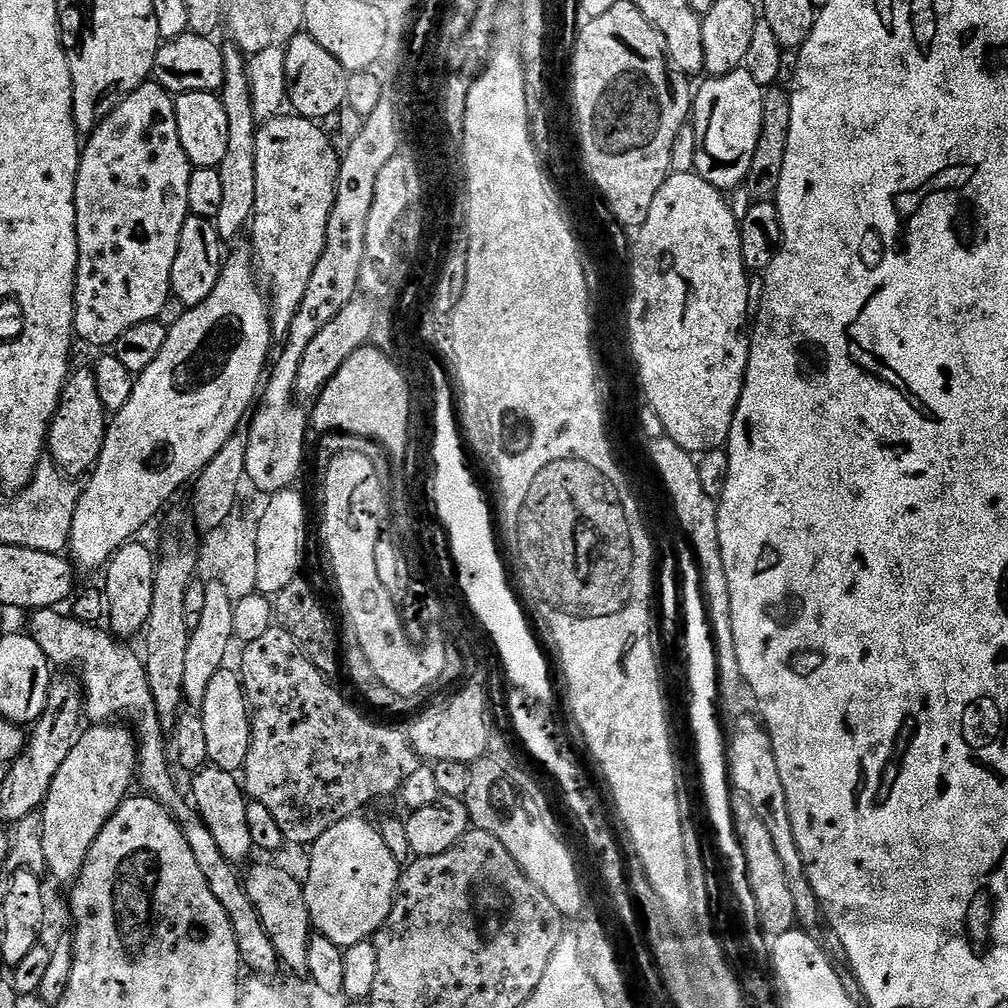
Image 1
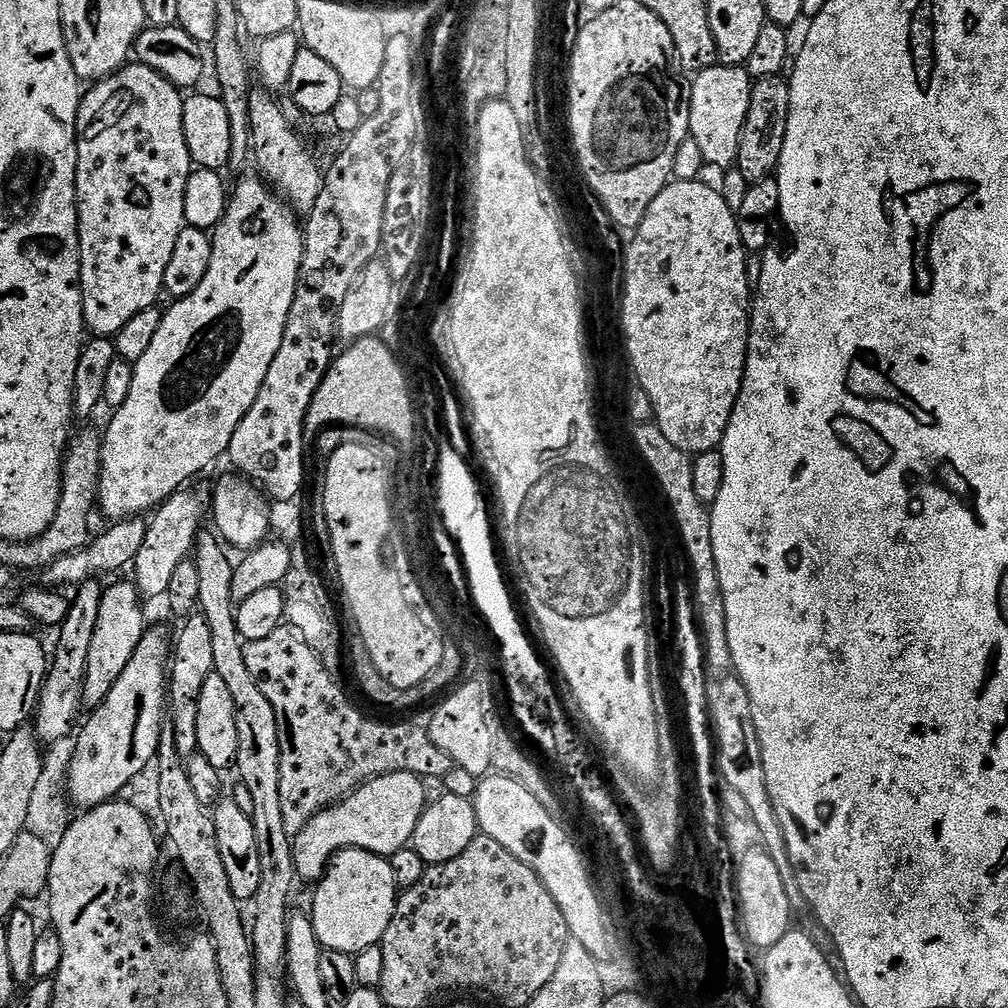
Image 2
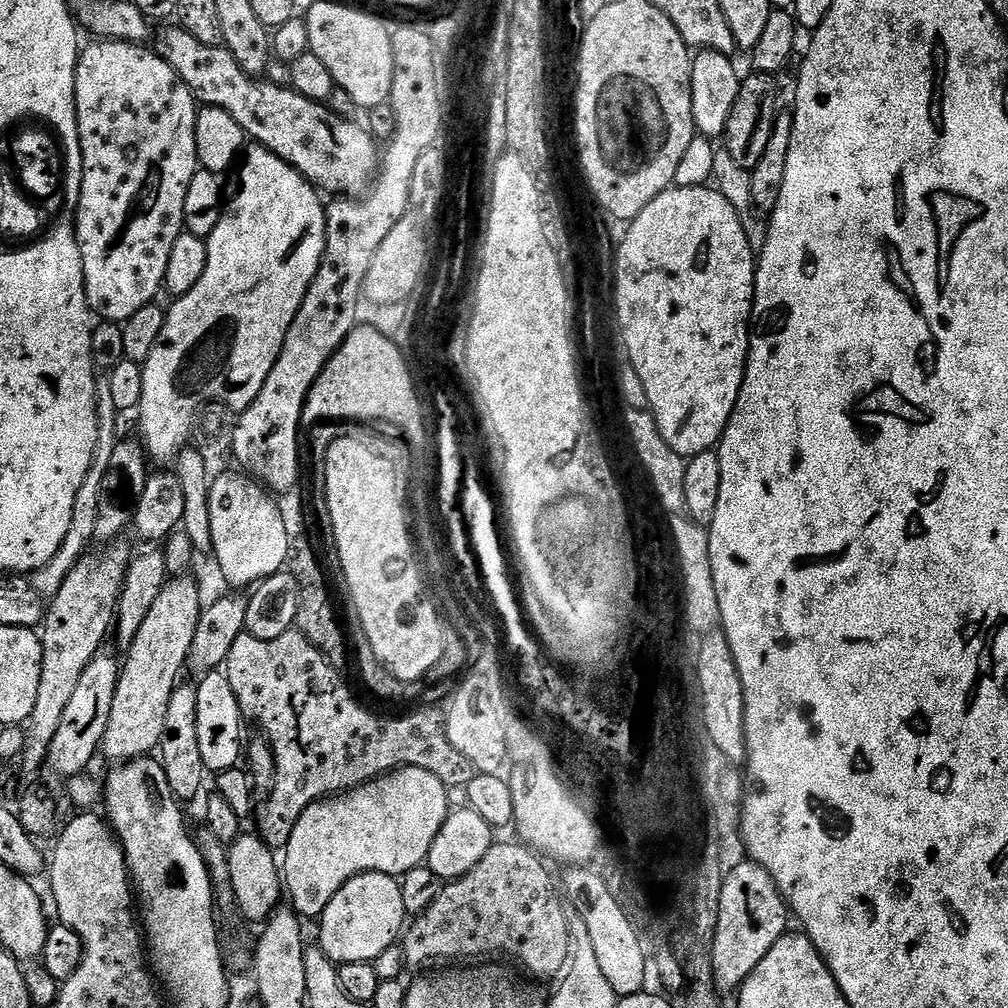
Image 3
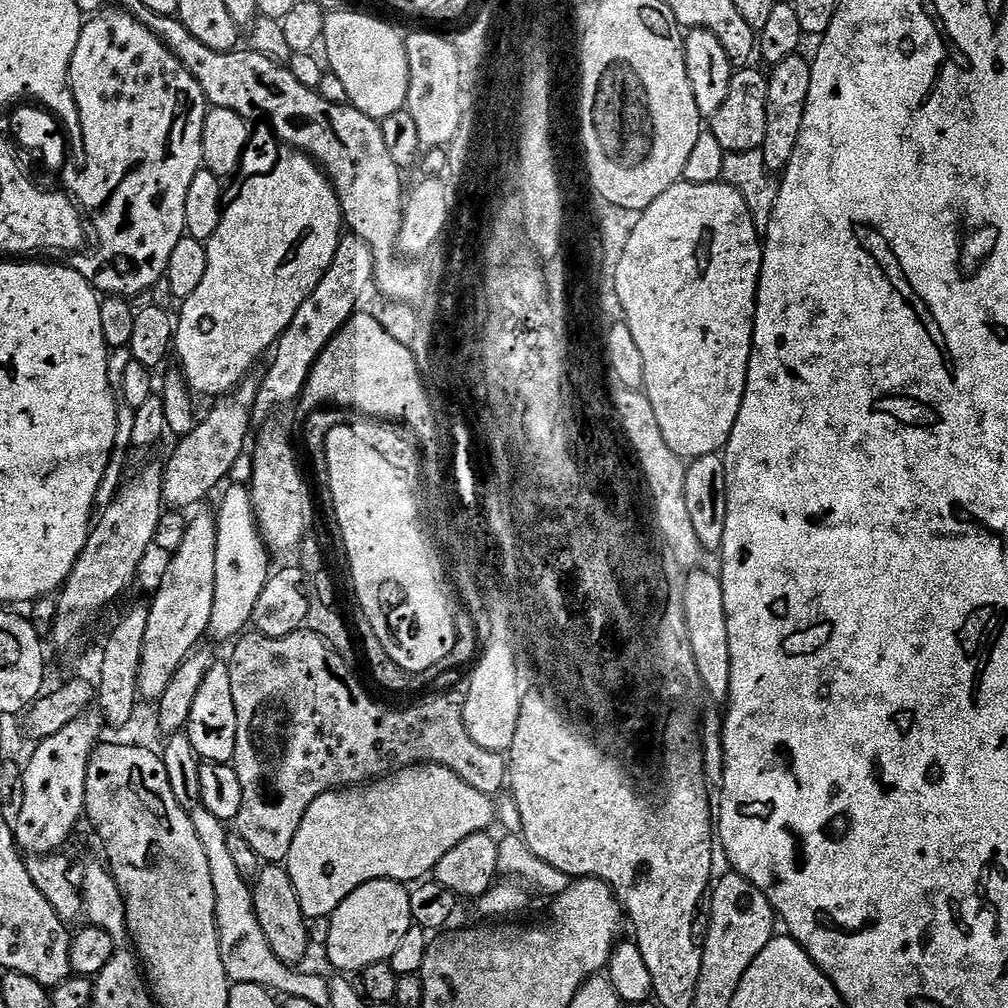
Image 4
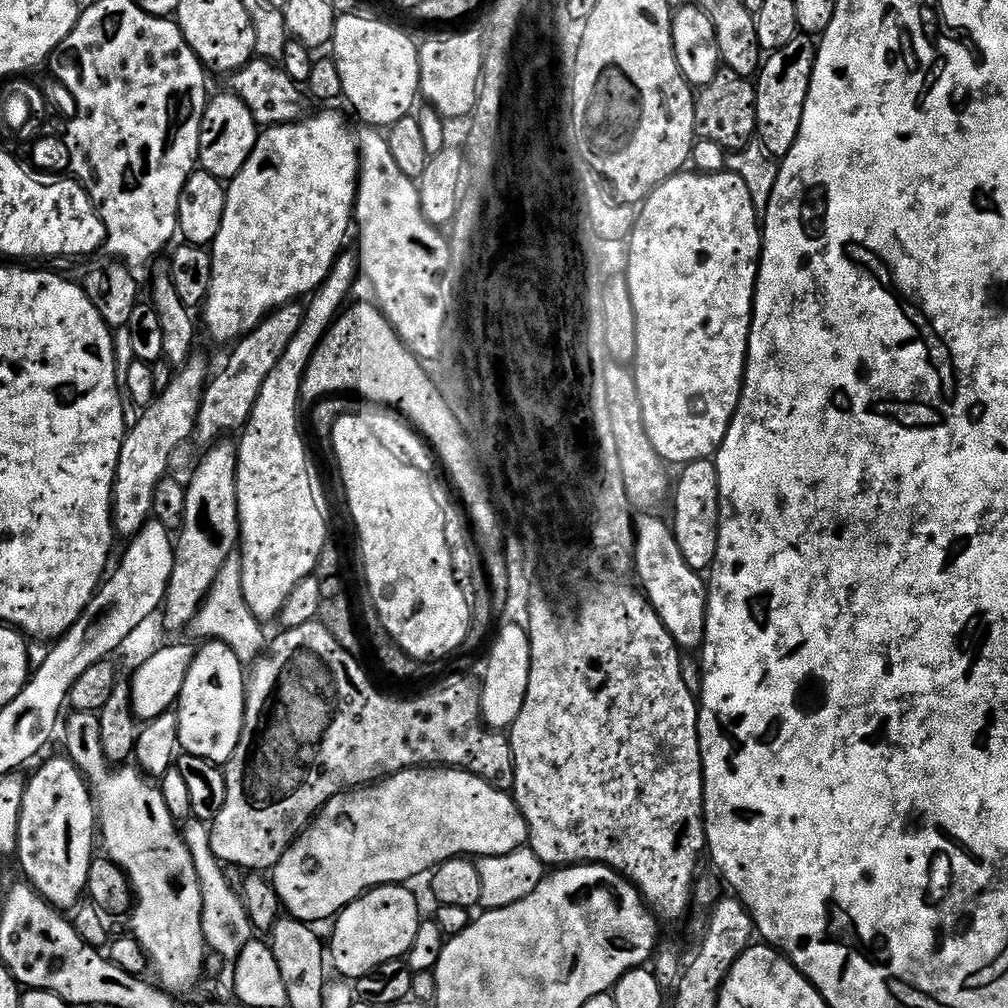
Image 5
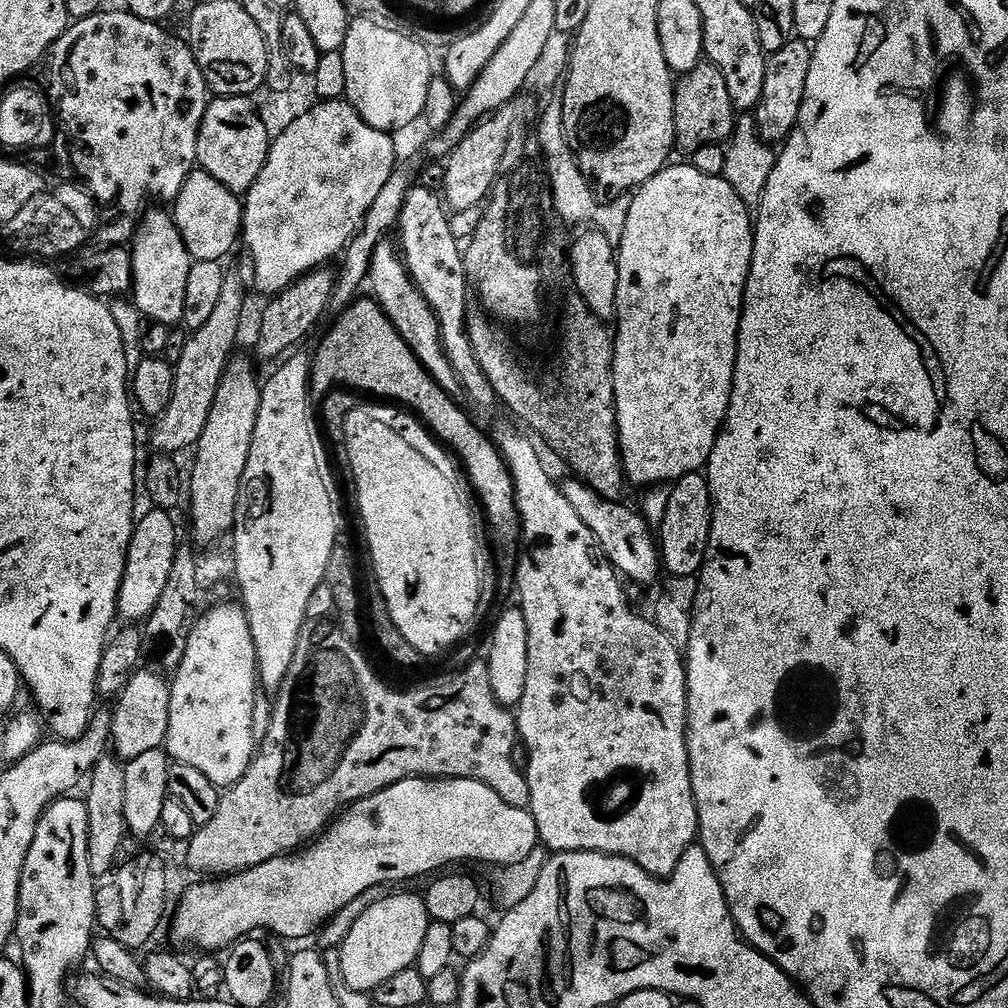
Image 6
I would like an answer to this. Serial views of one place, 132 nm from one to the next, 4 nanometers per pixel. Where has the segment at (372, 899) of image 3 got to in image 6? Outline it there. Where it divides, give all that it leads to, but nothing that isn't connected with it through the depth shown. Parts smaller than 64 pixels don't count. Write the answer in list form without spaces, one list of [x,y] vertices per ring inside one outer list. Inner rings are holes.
[[[400,892],[397,896],[384,896],[374,901],[353,922],[352,929],[344,936],[344,945],[339,945],[341,978],[345,986],[368,994],[373,988],[382,986],[390,974],[413,967],[429,923],[428,911],[419,895]]]

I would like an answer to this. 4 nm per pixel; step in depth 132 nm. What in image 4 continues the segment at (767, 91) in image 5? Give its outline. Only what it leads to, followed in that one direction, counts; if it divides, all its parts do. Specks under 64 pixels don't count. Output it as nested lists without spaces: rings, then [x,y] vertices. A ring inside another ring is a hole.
[[[797,54],[786,58],[782,63],[775,65],[767,73],[768,77],[768,93],[766,94],[766,138],[764,139],[764,147],[762,149],[765,158],[765,166],[768,168],[769,173],[772,174],[783,174],[788,169],[788,163],[790,158],[794,158],[794,150],[798,146],[798,134],[802,134],[802,118],[806,114],[806,102],[808,101],[808,95],[810,94],[810,78],[812,77],[812,66],[811,63],[806,59],[803,60],[803,55]]]

